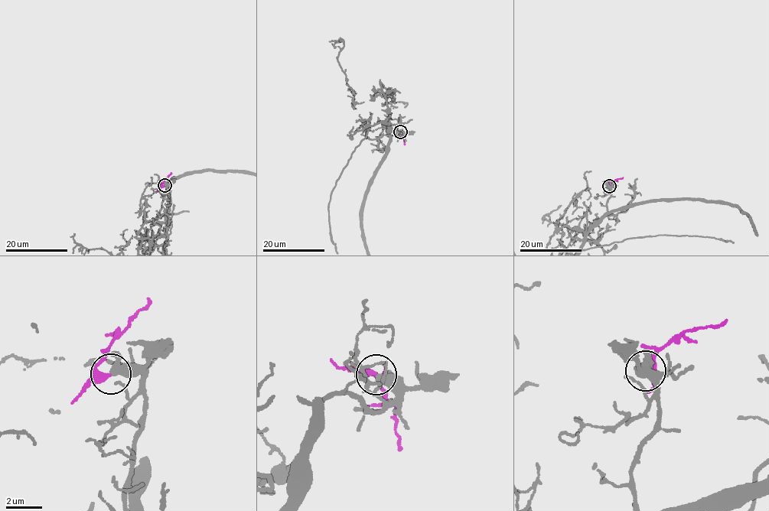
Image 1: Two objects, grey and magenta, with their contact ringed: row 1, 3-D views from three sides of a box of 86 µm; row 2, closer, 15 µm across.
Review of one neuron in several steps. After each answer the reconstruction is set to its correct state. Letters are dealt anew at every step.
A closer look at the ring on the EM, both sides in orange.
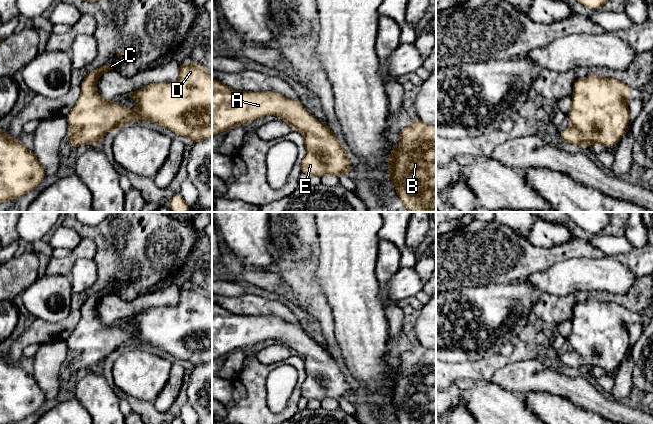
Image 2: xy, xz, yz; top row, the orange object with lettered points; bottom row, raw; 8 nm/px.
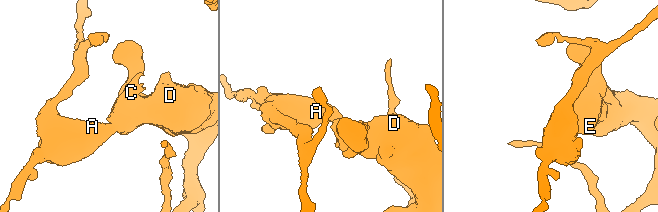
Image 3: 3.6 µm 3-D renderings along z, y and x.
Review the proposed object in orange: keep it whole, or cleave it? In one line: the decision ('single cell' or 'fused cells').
single cell

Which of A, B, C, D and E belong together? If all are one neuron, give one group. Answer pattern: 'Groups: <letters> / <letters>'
Groups: A B C D E

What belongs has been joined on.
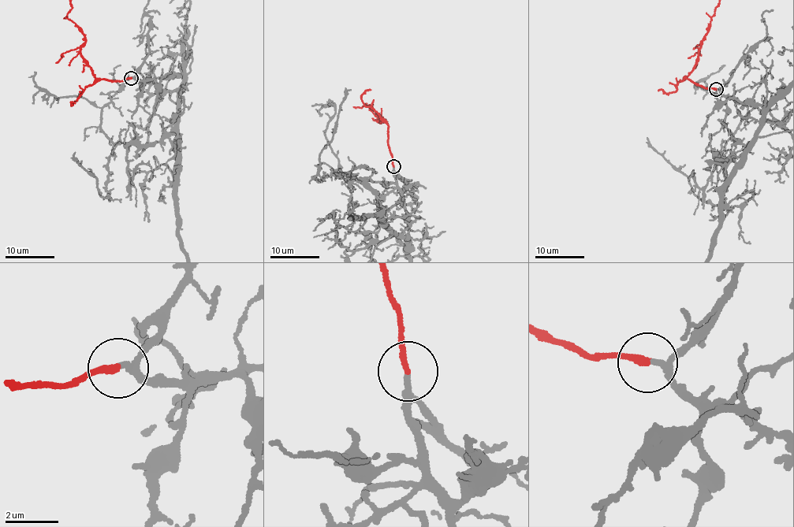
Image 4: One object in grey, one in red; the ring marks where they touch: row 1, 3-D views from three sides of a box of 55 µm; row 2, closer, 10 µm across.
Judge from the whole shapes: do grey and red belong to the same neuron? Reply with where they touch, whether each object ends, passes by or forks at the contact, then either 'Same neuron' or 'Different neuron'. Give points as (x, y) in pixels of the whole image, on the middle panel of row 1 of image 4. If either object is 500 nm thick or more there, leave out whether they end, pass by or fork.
Place: (393, 166). At the ring grey passes by. At the ring red ends. Same neuron

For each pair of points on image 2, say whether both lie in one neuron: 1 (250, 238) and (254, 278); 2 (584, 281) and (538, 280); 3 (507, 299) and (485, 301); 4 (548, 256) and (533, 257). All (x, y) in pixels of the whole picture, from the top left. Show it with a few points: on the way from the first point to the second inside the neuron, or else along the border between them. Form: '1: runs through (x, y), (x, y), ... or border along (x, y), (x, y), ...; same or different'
1: border along (244, 266), (250, 266), (259, 270), (276, 271); different
2: runs through (573, 280), (549, 280); same
3: runs through (502, 301), (490, 301); same
4: runs through (544, 257), (537, 257); same

